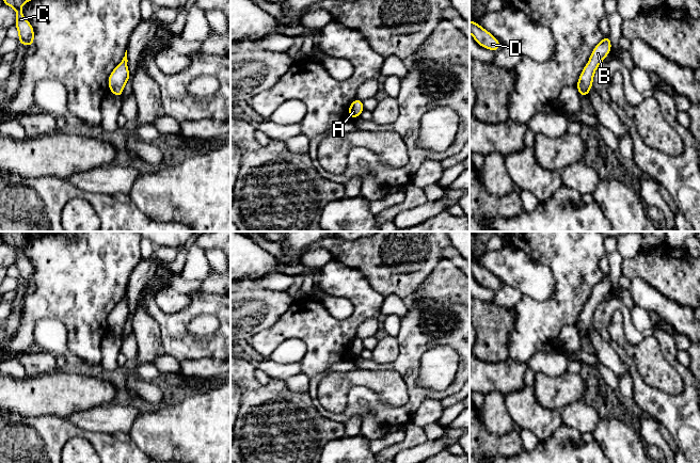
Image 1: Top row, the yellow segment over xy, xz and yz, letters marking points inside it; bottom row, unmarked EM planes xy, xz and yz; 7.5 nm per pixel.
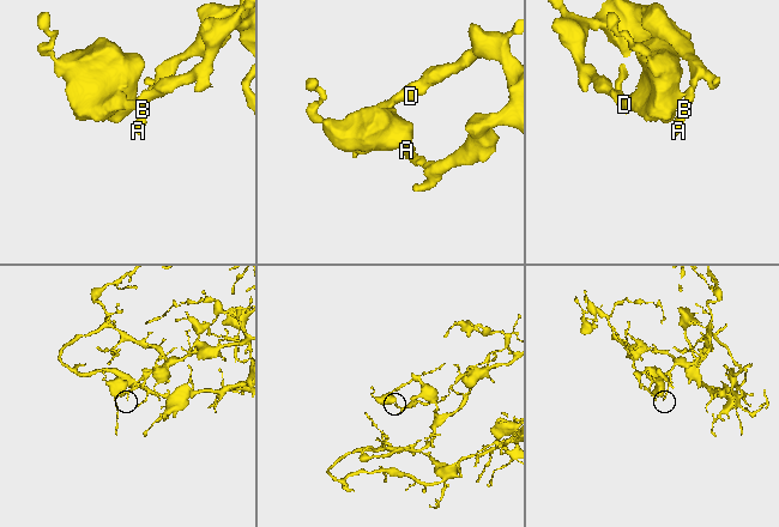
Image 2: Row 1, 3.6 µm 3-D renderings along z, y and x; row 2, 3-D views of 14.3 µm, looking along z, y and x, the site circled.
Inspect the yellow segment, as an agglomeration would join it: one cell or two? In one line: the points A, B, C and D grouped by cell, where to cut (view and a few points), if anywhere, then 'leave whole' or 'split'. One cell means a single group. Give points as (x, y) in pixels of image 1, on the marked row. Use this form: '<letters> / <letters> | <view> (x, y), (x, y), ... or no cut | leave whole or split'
A B C D | no cut | leave whole

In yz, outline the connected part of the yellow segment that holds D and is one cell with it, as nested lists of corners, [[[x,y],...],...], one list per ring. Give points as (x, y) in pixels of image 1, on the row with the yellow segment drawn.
[[[472,19],[470,20],[470,33],[476,43],[486,49],[496,52],[502,47],[500,42],[493,34]]]

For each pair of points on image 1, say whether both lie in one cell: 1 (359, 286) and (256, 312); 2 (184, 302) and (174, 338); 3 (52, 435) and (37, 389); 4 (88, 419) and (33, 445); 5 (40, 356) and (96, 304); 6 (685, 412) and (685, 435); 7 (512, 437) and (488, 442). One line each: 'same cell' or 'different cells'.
1: different cells
2: different cells
3: different cells
4: different cells
5: different cells
6: same cell
7: same cell

